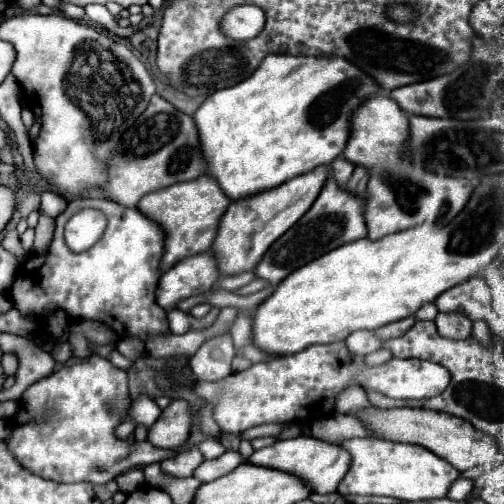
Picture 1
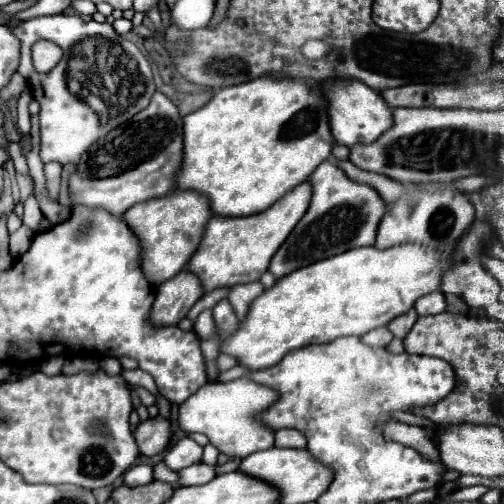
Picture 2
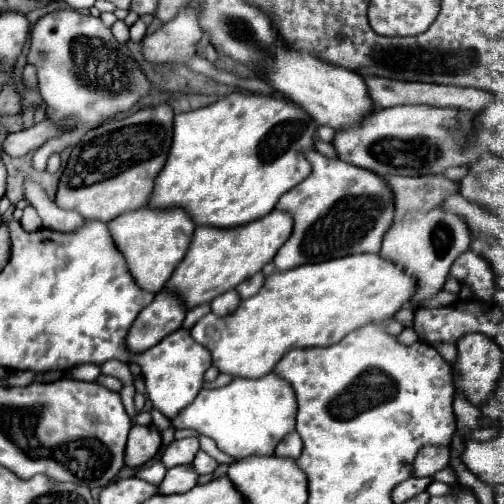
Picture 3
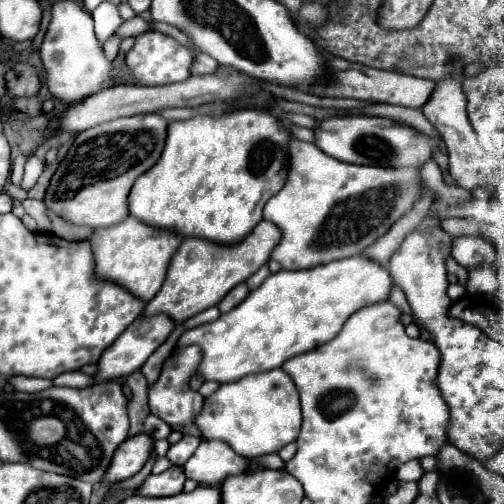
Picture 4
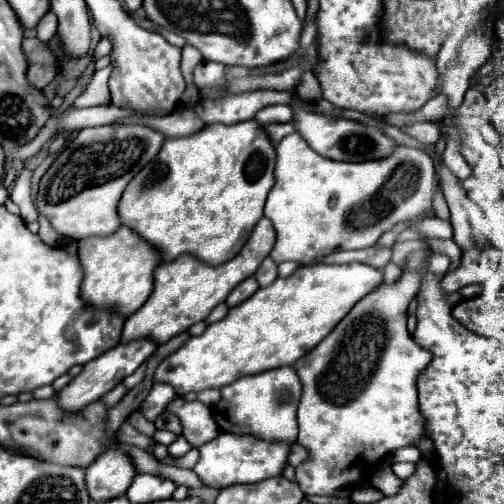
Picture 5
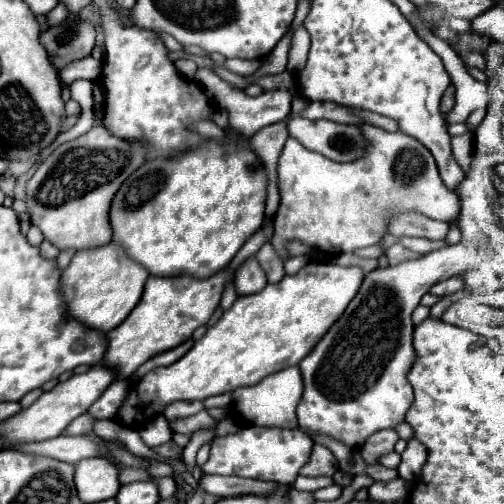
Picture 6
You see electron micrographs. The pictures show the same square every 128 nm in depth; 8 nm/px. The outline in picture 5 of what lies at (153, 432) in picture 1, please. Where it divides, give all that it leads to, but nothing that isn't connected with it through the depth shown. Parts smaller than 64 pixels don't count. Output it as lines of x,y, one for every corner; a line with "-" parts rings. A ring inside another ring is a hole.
110,448
86,470
88,492
96,502
122,496
134,476
136,468
132,458
118,448

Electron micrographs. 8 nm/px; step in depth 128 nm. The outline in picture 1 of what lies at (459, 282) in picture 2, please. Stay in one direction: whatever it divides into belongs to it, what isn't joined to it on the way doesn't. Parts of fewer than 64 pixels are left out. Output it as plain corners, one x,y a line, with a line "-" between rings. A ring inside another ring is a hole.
476,276
464,284
458,284
436,298
440,312
460,312
474,320
484,320
492,310
492,292
482,276

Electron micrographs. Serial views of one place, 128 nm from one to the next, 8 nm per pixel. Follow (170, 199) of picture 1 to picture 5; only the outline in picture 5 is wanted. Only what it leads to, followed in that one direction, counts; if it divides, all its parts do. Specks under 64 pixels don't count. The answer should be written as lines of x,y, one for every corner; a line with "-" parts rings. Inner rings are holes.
120,226
112,236
80,240
78,256
84,266
82,298
92,306
112,308
128,316
134,314
154,290
154,268
160,264
160,252
128,226

